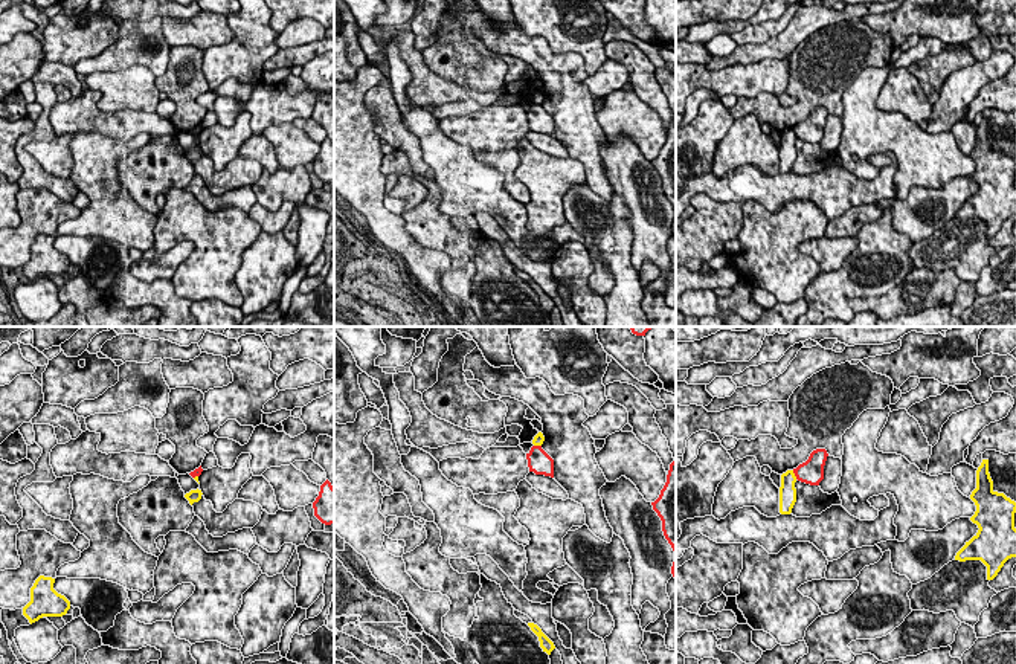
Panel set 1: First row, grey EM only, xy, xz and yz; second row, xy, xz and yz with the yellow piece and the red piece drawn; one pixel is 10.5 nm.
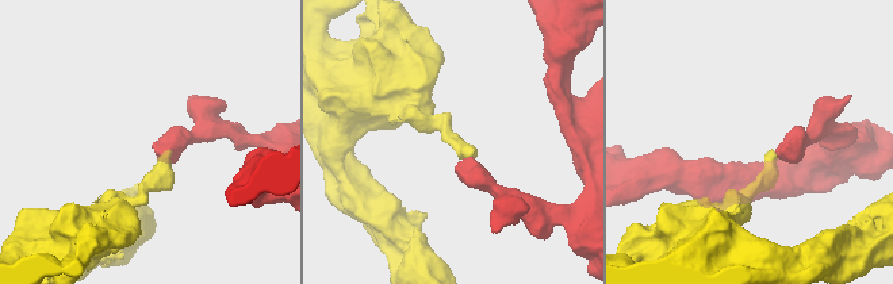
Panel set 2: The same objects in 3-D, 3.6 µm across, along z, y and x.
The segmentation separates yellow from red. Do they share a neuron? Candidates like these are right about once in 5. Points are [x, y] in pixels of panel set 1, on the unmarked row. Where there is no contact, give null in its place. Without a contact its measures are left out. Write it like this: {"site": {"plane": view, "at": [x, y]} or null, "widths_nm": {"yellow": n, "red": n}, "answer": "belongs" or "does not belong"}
{"site": {"plane": "yz", "at": [794, 133]}, "widths_nm": {"yellow": 190, "red": 260}, "answer": "does not belong"}

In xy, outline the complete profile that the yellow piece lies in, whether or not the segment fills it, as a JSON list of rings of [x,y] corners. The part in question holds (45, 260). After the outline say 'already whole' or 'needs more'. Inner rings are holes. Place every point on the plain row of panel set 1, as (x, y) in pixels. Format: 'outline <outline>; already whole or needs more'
outline [[[40,234],[31,246],[31,259],[23,266],[29,281],[43,275],[63,275],[70,267],[70,259],[53,247],[55,237]]]; already whole

